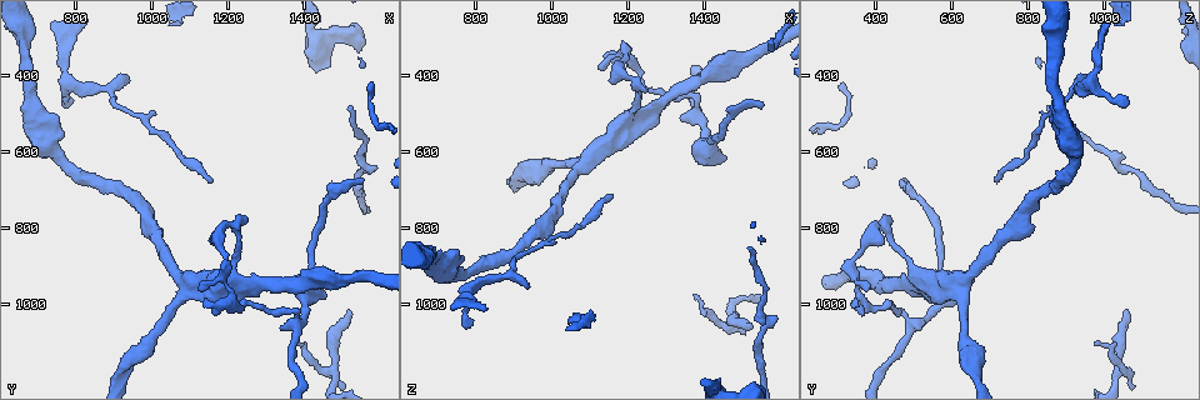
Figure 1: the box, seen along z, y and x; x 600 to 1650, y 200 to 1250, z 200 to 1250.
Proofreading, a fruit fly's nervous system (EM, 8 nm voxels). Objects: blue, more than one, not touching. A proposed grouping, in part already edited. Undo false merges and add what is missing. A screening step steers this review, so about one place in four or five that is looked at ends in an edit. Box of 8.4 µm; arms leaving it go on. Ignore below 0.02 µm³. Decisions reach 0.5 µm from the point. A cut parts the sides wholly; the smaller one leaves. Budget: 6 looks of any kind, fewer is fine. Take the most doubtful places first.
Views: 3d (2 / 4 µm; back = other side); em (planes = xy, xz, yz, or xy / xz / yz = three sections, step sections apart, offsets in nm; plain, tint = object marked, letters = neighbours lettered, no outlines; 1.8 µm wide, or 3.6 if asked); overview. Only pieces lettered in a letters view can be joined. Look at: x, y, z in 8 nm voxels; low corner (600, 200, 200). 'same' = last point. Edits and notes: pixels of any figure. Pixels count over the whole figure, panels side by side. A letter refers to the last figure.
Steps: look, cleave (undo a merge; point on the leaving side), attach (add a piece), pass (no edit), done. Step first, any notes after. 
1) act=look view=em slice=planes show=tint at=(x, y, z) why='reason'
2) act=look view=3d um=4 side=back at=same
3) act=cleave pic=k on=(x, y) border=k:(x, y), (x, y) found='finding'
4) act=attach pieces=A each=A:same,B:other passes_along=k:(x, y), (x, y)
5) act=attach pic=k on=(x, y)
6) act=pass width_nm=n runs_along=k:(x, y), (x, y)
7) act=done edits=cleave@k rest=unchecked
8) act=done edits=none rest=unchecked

act=look view=em slice=xz step=8 show=letters at=(1150, 680, 710) why='an open end'

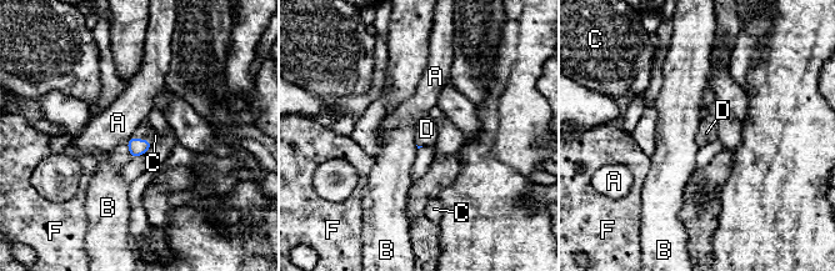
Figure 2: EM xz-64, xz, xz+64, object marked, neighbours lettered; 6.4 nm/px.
act=attach pieces=D each=A:other,B:other,C:other,D:same,F:other passes_along=2:(136, 147), (143, 139), (143, 131) found='it goes on there'

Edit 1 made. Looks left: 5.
act=look view=3d um=2 at=(935, 405, 960)

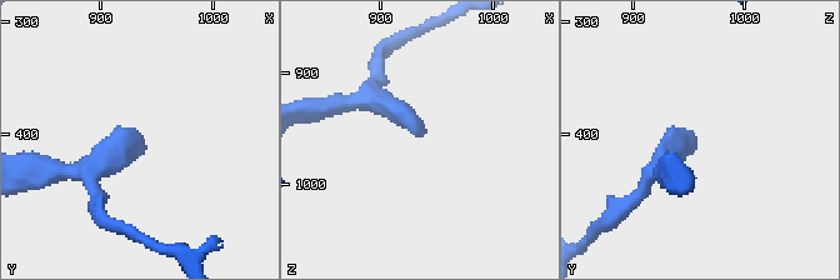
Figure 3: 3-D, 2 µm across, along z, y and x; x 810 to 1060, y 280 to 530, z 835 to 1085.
act=look view=em um=3.6 slice=xz step=8 show=letters at=(940, 408, 954) why='shape alone is not enough'

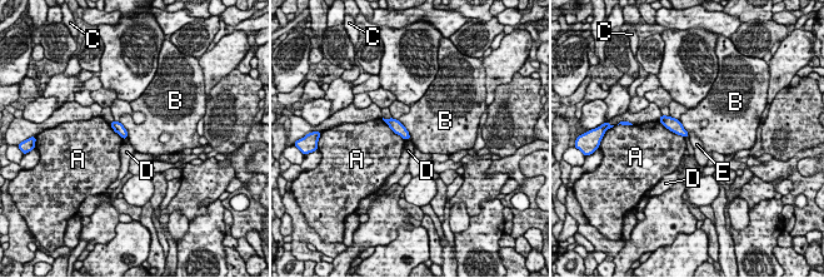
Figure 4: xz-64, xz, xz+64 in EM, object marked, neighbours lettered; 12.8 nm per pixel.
act=pass longest_contact=A:420nm each=A:other,B:other,C:other,D:other,E:other border=4:(398, 120), (410, 138) found='no lettered piece goes on from it'

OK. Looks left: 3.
act=look view=3d um=4 at=(1545, 655, 1075) why='thin neck'

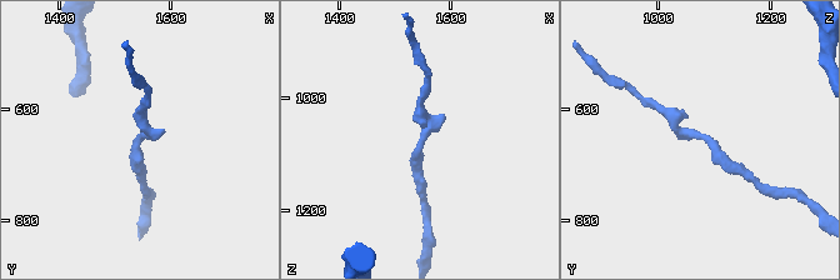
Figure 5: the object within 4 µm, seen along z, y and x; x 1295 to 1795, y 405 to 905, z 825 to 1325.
act=look view=em slice=xy step=4 show=tint at=(1550, 645, 1075) why='need the tissue'

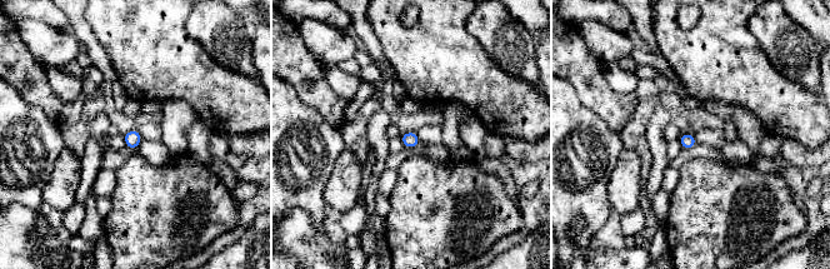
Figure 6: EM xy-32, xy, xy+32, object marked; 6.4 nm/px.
act=look view=em slice=xz step=4 show=letters at=same

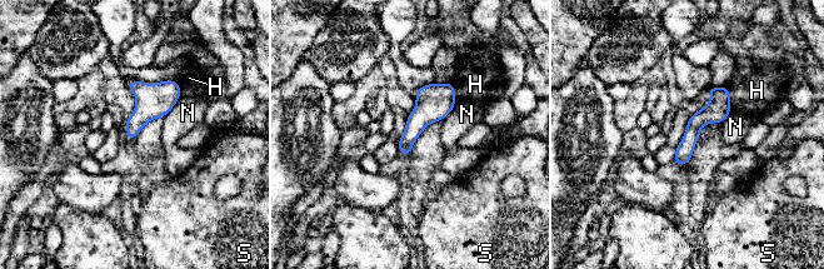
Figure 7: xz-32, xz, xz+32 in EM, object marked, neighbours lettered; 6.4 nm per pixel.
act=pass width_nm=110 longest_contact=N:220nm each=H:other,N:other,S:other found='one neuron here'

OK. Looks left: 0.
act=done edits=attach@2 rest=unchecked

